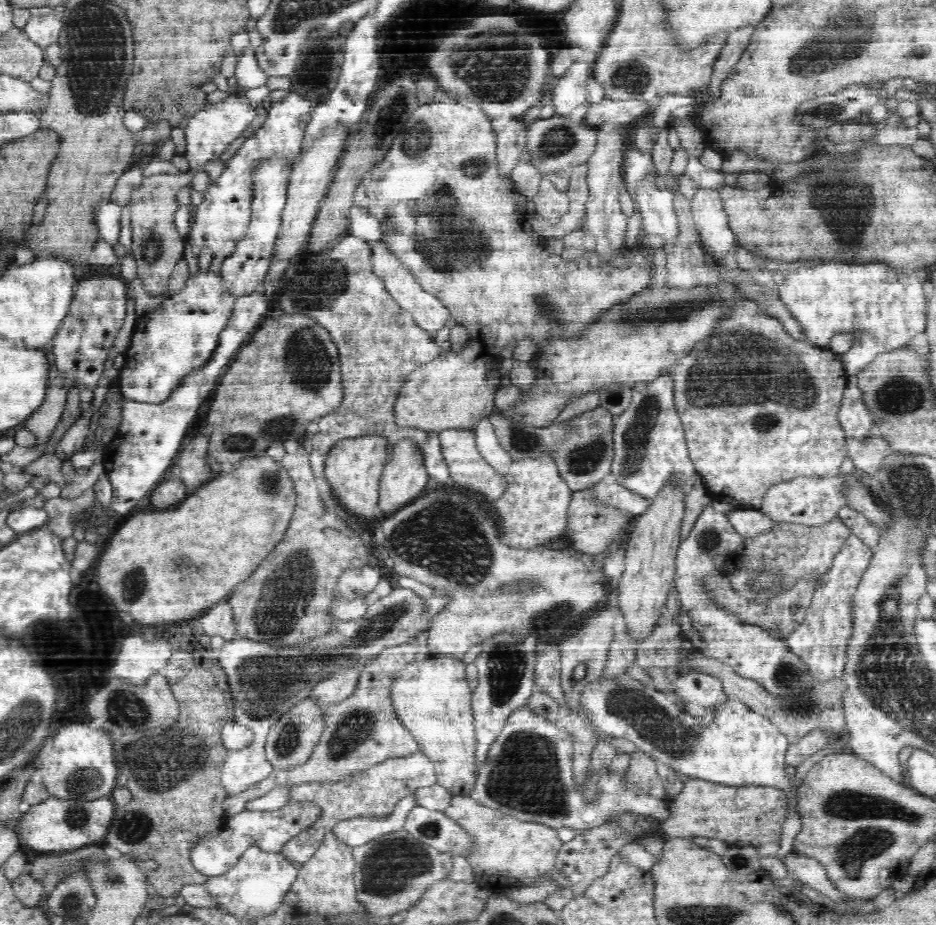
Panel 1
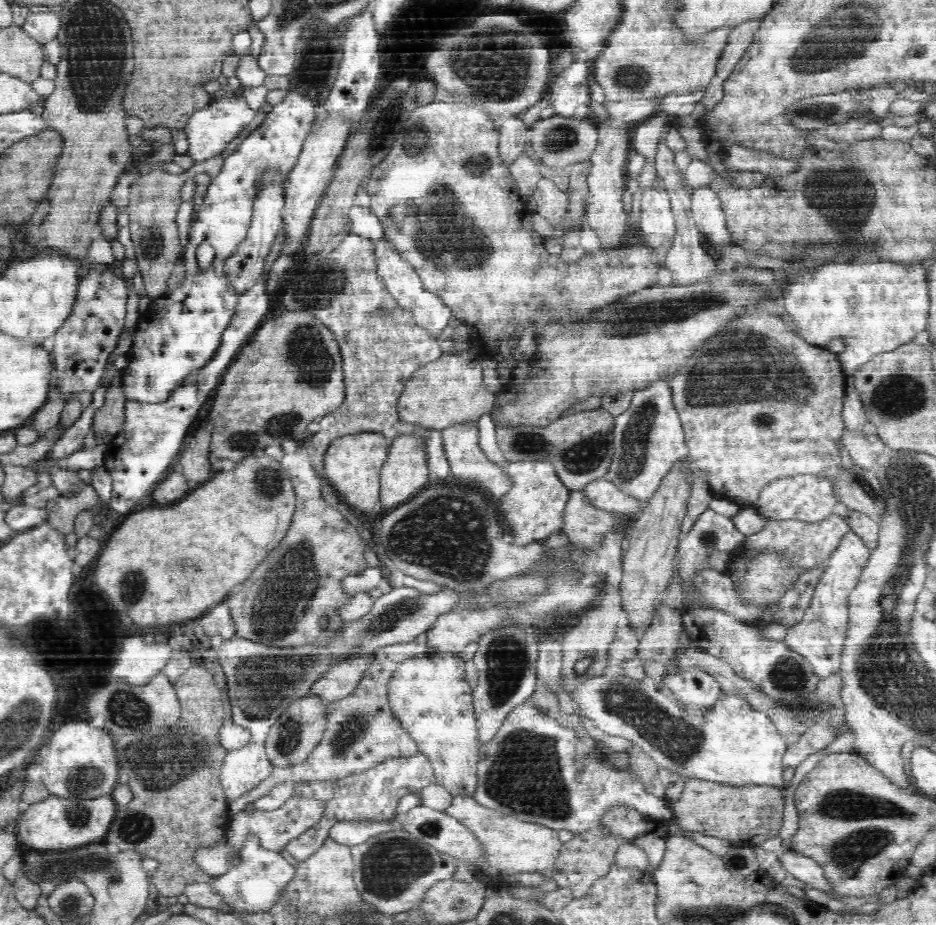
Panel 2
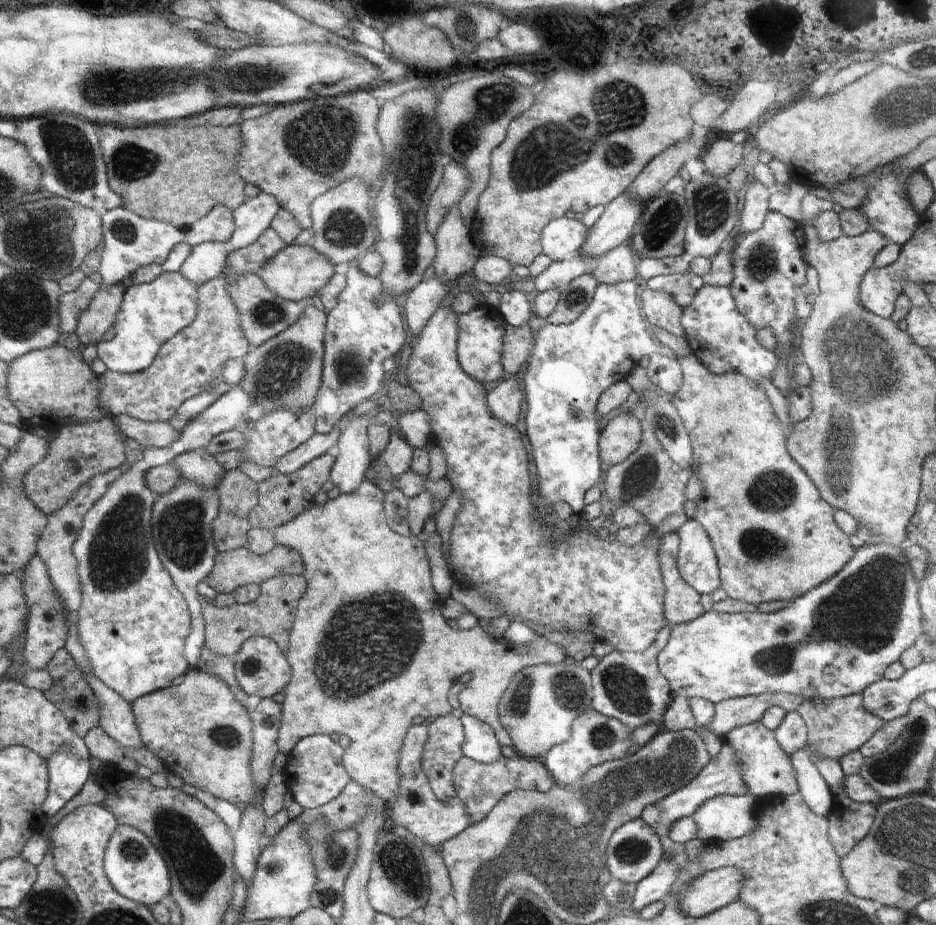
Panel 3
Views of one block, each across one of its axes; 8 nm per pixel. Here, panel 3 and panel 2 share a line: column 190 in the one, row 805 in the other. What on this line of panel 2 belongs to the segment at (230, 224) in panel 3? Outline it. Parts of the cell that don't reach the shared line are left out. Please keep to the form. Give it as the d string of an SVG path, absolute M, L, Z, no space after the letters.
M419 634L408 642L392 642L375 652L375 659L370 668L365 670L364 678L358 686L336 700L330 700L327 705L327 727L322 740L314 747L308 758L294 765L274 767L272 774L263 780L256 788L247 792L246 796L237 801L228 802L228 809L240 813L246 802L256 802L264 798L277 784L288 780L330 780L344 778L352 773L359 773L396 757L411 757L418 753L416 743L400 725L400 721L392 716L388 699L386 699L386 684L398 662L410 656L420 656L427 650L427 635Z

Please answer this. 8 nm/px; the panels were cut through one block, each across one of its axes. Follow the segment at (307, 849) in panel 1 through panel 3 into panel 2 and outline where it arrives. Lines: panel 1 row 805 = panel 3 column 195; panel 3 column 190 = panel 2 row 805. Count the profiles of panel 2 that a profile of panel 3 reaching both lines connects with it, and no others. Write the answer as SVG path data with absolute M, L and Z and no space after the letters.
M420 754L411 757L396 757L382 761L371 769L359 773L352 773L344 778L330 778L330 780L312 781L310 784L298 787L295 792L302 796L313 796L324 801L326 810L322 820L290 842L283 853L292 860L306 859L315 854L326 844L329 830L338 822L351 824L390 824L398 818L400 800L410 792L421 790L436 783L432 763Z

